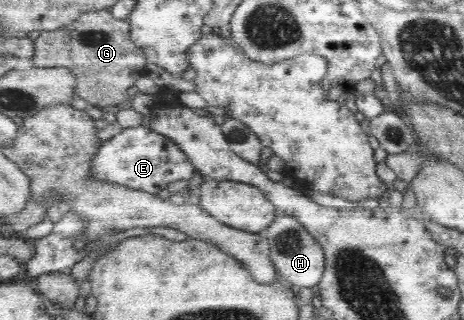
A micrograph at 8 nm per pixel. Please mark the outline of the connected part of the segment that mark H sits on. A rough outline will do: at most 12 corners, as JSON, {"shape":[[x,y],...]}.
{"shape":[[277,214],[270,257],[287,285],[313,287],[324,250],[303,223]]}

